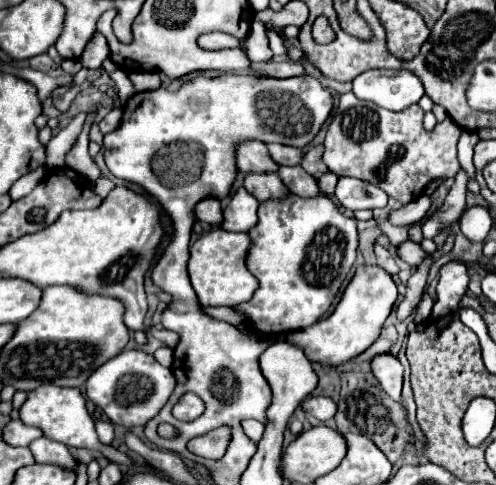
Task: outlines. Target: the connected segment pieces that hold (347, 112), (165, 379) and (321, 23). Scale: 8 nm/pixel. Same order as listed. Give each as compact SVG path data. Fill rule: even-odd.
M352 92L342 94L338 110L328 124L324 140L324 164L336 176L354 176L364 182L372 182L380 186L390 198L408 204L416 200L432 180L440 176L454 178L460 168L456 144L462 134L462 127L447 117L432 132L426 132L422 118L424 110L418 104L406 108L404 112L392 112L358 100ZM372 112L378 114L378 126L374 134Z
M122 350L120 356L108 360L96 372L92 372L92 376L86 380L86 396L106 412L112 424L134 428L146 426L146 422L160 412L174 386L176 380L172 372L160 366L154 356L142 350Z
M324 16L316 18L314 28L312 28L312 36L314 36L314 40L318 44L328 44L328 42L334 40L334 30L330 28L330 24L328 24L328 20Z

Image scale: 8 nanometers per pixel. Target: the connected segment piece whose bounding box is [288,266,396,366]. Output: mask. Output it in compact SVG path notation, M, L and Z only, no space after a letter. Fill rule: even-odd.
M360 266L356 268L354 278L346 286L332 316L304 330L292 332L288 336L290 344L302 348L302 352L306 354L310 362L318 362L322 366L346 364L376 342L376 338L380 336L382 324L388 318L394 302L396 302L396 284L392 276L384 272L380 266Z

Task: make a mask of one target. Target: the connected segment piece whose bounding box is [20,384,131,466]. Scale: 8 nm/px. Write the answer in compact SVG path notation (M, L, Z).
M42 384L40 388L32 390L28 394L28 400L22 404L20 408L20 418L24 424L36 426L44 432L46 438L64 442L70 448L92 448L92 450L100 450L109 461L120 465L131 465L131 460L126 453L113 448L112 446L104 445L98 436L96 436L96 426L92 416L86 410L86 400L80 394L78 388L60 388L56 384Z

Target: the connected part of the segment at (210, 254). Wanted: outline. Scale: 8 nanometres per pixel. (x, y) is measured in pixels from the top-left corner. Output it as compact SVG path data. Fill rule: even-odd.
M214 228L194 242L190 248L188 274L202 306L236 306L250 300L258 288L258 280L246 268L248 250L248 232L226 232L222 228Z

